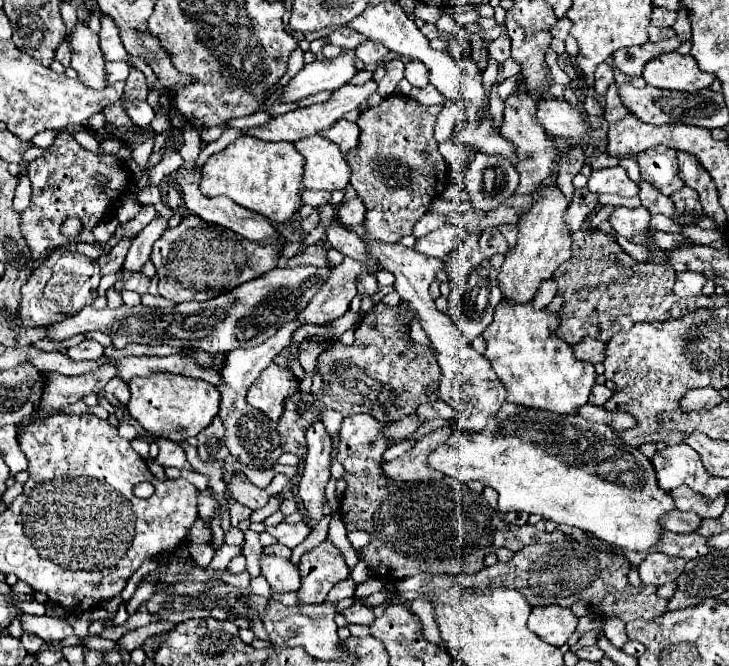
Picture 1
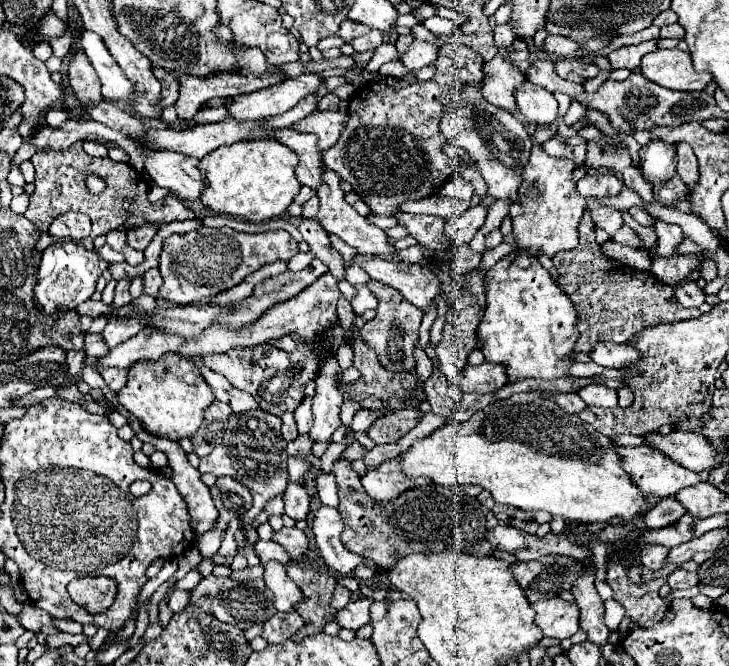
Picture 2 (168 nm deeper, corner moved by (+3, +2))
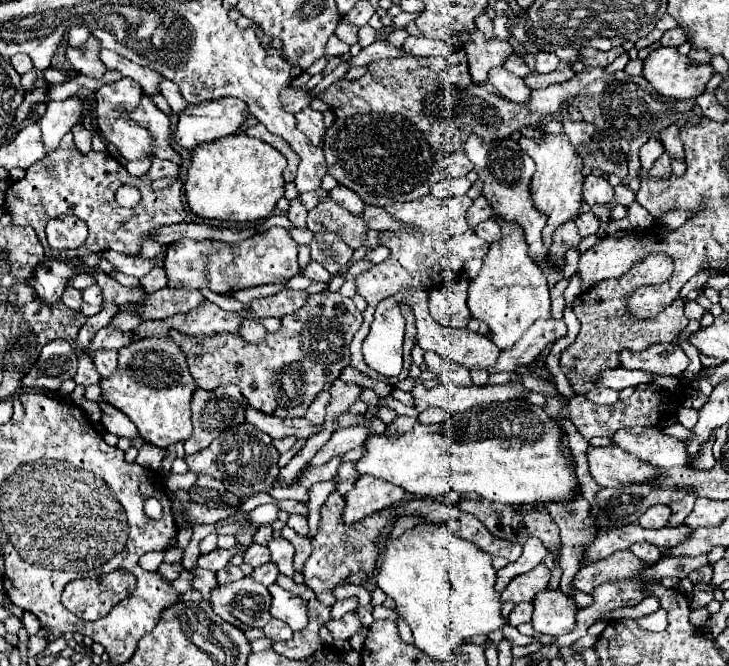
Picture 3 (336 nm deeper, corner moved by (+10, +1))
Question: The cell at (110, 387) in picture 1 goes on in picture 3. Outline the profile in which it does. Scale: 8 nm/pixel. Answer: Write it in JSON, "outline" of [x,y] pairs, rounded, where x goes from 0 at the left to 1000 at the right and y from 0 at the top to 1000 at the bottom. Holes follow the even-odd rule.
{"outline":[[[143,524],[143,527],[132,530],[129,548],[132,548],[132,554],[134,554],[134,560],[137,560],[140,566],[154,563],[154,560],[159,557],[159,551],[162,551],[162,527]]]}

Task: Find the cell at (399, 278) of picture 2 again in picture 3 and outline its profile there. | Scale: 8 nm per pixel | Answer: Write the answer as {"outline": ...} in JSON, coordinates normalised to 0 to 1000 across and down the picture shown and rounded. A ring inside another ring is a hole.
{"outline":[[[554,437],[554,440],[543,443],[543,449],[560,455],[568,464],[571,491],[573,491],[573,518],[582,527],[601,530],[604,536],[609,536],[615,542],[623,542],[623,545],[631,545],[639,554],[664,554],[664,557],[675,554],[675,548],[680,545],[680,539],[686,533],[686,524],[680,524],[680,518],[675,518],[675,512],[656,497],[645,497],[639,491],[617,494],[617,491],[609,491],[609,488],[598,485],[587,470],[587,437]]]}

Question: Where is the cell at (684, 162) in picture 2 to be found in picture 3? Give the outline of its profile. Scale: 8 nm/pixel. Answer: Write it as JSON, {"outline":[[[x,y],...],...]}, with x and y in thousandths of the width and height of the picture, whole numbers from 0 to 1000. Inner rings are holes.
{"outline":[[[927,182],[927,188],[911,194],[911,200],[905,200],[905,212],[911,218],[911,227],[927,239],[938,239],[938,218],[930,206],[933,197],[933,182]]]}

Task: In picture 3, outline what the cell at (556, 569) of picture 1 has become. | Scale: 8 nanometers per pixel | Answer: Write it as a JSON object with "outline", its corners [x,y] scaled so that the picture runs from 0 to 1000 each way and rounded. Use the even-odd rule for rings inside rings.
{"outline":[[[743,845],[743,848],[733,851],[730,857],[705,866],[697,875],[697,881],[689,887],[686,896],[689,896],[689,902],[700,902],[705,908],[711,908],[716,902],[730,902],[735,896],[735,890],[749,884],[752,872],[754,872],[754,857]]]}

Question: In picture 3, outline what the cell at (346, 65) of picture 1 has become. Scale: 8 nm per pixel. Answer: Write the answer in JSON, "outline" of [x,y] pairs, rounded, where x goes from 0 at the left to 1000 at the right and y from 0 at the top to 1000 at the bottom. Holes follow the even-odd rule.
{"outline":[[[305,146],[296,152],[280,152],[274,158],[258,158],[244,173],[244,188],[236,203],[239,215],[250,224],[266,224],[274,215],[291,215],[310,203],[318,203],[335,185],[335,152],[324,146]]]}

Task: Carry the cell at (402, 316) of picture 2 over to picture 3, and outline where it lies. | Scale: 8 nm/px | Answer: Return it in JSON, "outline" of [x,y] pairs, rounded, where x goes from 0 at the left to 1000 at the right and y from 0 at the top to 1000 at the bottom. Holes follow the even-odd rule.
{"outline":[[[582,293],[571,302],[560,302],[560,305],[538,305],[529,308],[529,320],[535,320],[543,332],[554,335],[551,347],[521,347],[519,350],[519,362],[521,368],[535,374],[535,383],[521,395],[513,398],[508,404],[502,404],[499,410],[494,410],[494,416],[488,419],[488,437],[491,443],[497,443],[505,452],[505,464],[499,467],[499,485],[494,491],[494,497],[488,500],[480,527],[483,527],[483,551],[491,554],[494,560],[513,566],[519,572],[527,572],[532,578],[546,575],[549,569],[560,566],[560,554],[565,548],[565,521],[571,518],[571,482],[568,482],[568,470],[565,461],[557,455],[549,455],[549,467],[551,476],[557,479],[557,509],[554,509],[554,551],[551,560],[546,566],[527,566],[516,557],[510,557],[499,539],[497,539],[497,512],[502,509],[510,479],[513,479],[513,467],[516,458],[521,452],[527,452],[529,446],[543,443],[551,434],[551,413],[571,413],[571,434],[593,434],[598,425],[609,425],[617,419],[626,419],[634,410],[634,401],[639,392],[645,389],[664,389],[669,380],[669,365],[658,356],[653,356],[653,350],[642,341],[639,335],[639,320],[647,308],[647,299],[642,293],[634,296],[620,296],[620,299],[601,299],[595,293]],[[562,341],[573,341],[579,344],[579,353],[562,347]]]}

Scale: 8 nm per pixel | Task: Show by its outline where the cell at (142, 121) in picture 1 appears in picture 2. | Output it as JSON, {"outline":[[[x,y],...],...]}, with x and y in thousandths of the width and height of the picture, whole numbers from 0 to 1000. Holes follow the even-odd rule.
{"outline":[[[114,48],[111,51],[111,72],[122,84],[139,126],[141,126],[141,147],[163,153],[166,159],[182,159],[182,126],[169,114],[169,105],[163,96],[158,96],[158,87],[147,78],[147,69],[130,48]]]}

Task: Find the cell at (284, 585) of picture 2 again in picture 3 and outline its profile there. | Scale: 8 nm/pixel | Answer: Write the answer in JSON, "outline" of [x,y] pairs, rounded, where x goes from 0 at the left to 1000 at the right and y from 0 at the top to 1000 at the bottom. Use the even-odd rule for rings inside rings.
{"outline":[[[373,878],[368,884],[373,893],[373,914],[370,914],[373,926],[392,932],[401,941],[401,947],[417,944],[422,938],[420,902],[398,887],[390,887],[384,878]]]}

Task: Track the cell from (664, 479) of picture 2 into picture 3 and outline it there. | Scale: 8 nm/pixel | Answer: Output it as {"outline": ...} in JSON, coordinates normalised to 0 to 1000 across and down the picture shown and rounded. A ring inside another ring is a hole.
{"outline":[[[845,668],[837,671],[807,671],[804,677],[809,713],[823,731],[848,731],[859,725],[878,725],[894,722],[897,701],[872,689],[870,683],[848,674]]]}

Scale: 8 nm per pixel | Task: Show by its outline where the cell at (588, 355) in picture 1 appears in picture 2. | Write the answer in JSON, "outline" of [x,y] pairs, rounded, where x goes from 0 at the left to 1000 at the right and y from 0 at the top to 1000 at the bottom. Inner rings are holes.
{"outline":[[[816,517],[816,523],[808,529],[808,538],[830,553],[855,553],[866,544],[877,541],[877,529],[871,523],[863,523],[860,517]]]}

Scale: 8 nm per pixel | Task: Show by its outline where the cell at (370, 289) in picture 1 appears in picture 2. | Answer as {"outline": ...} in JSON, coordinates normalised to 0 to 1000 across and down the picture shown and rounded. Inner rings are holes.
{"outline":[[[435,327],[418,330],[410,339],[410,348],[416,351],[416,360],[427,369],[427,378],[443,390],[443,396],[449,396],[451,408],[462,417],[462,420],[473,420],[473,396],[471,387],[465,384],[465,378],[460,378],[460,372],[454,372],[451,363],[451,351],[443,348],[440,336],[435,333]]]}

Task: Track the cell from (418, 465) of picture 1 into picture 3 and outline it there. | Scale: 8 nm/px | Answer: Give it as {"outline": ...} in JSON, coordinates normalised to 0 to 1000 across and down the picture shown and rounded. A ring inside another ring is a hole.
{"outline":[[[494,713],[486,731],[475,740],[475,758],[469,767],[472,785],[488,785],[516,767],[546,758],[557,746],[557,737],[527,719],[510,713]]]}

